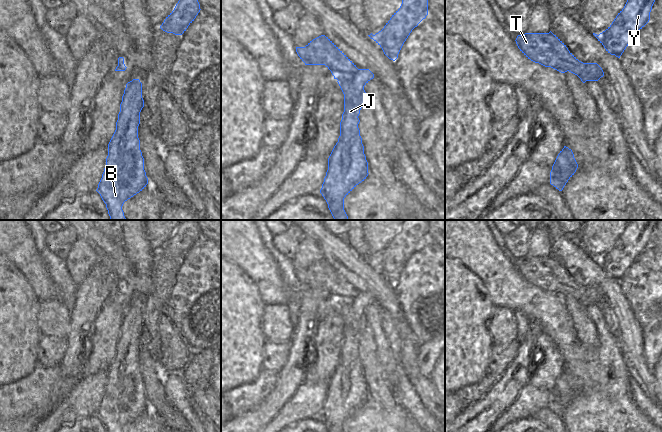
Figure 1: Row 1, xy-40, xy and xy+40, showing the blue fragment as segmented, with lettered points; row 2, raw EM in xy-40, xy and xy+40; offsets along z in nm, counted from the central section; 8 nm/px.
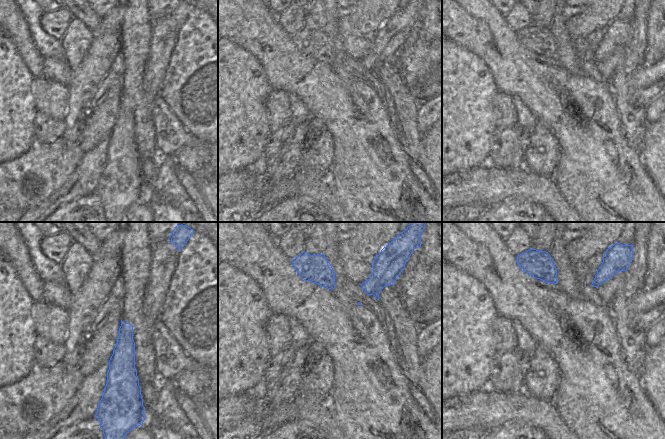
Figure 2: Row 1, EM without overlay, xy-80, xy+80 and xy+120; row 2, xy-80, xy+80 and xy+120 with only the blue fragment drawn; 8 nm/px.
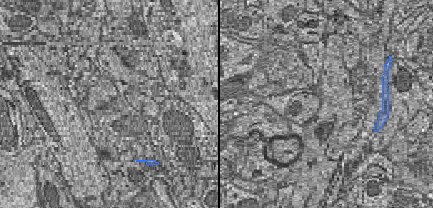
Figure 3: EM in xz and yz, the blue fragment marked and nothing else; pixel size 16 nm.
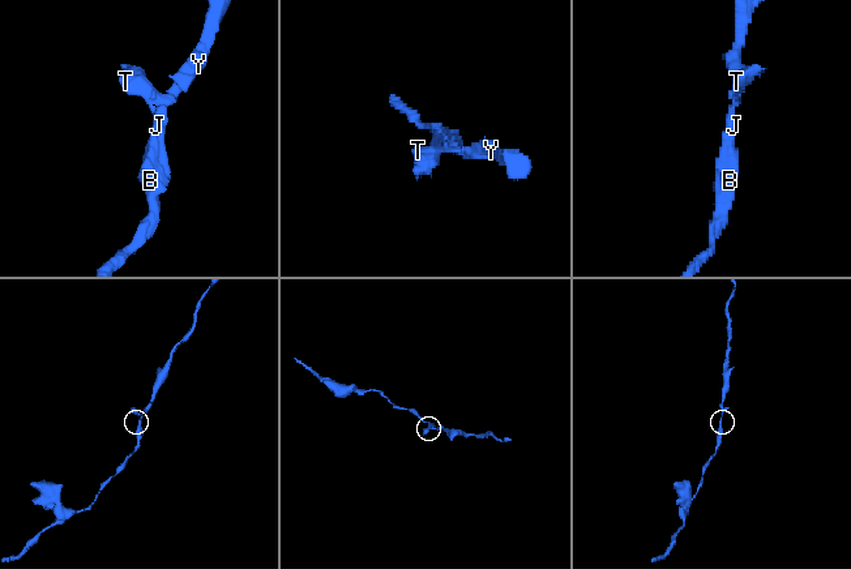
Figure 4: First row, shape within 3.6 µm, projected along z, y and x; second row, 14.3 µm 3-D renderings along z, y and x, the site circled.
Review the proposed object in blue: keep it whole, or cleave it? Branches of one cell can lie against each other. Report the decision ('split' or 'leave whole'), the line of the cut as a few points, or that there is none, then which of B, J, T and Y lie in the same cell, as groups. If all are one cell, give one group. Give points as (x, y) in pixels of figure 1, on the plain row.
leave whole; no cut; B J T Y

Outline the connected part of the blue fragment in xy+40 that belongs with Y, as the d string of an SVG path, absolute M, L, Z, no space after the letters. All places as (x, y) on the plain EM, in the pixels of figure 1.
M629 220L612 248L599 259L593 257L611 279L620 282L634 260L649 246L656 220Z

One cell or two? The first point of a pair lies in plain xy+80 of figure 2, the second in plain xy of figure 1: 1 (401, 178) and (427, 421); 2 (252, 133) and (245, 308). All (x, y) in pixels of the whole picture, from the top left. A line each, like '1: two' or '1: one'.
1: two
2: one

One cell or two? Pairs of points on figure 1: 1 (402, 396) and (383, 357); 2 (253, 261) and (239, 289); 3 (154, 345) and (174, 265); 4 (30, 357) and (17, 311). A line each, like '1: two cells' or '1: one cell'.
1: two cells
2: two cells
3: one cell
4: one cell

